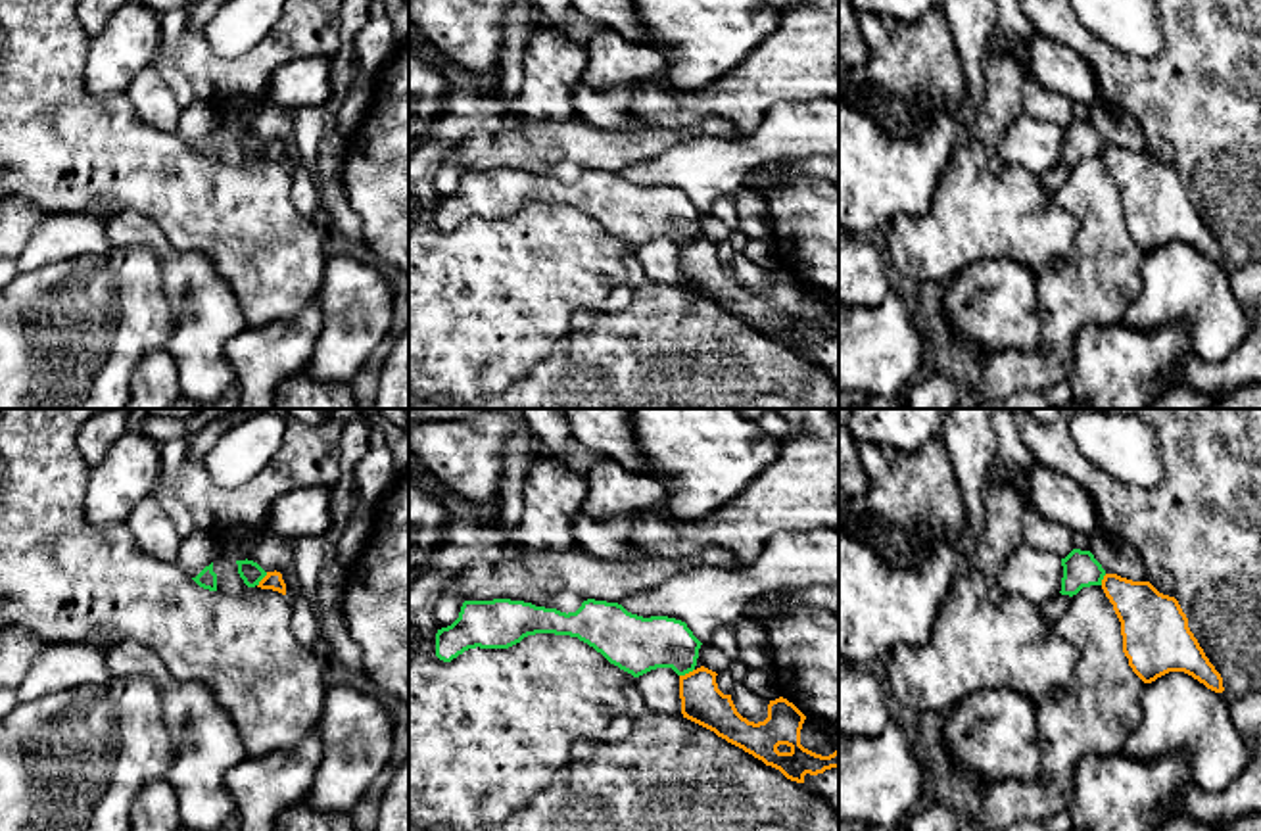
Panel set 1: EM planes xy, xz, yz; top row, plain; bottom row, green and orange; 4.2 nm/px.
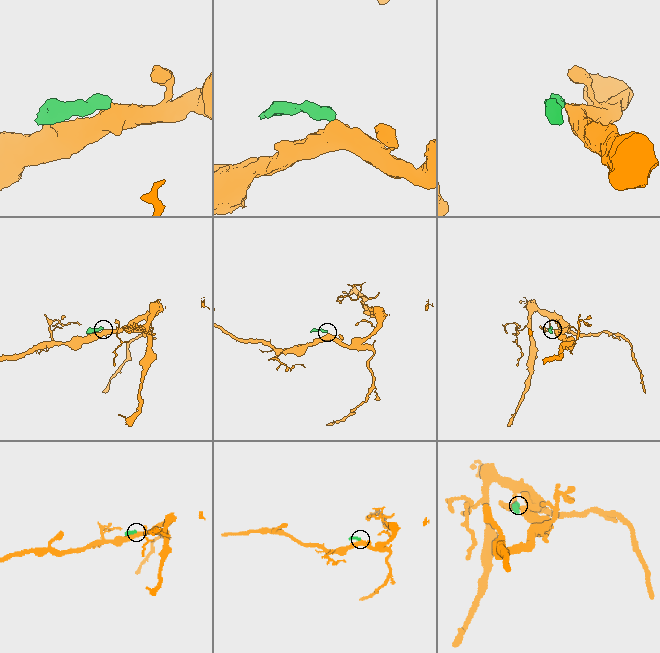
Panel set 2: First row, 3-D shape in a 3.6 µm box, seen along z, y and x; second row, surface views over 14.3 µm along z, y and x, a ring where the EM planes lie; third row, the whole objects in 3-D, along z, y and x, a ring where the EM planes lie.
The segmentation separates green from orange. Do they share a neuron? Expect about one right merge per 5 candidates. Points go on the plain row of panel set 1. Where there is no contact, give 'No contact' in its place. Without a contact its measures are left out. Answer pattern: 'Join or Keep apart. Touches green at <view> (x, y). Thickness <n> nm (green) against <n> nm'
Keep apart. Touches green at xz (686, 242). Thickness 240 nm (green) against 180 nm

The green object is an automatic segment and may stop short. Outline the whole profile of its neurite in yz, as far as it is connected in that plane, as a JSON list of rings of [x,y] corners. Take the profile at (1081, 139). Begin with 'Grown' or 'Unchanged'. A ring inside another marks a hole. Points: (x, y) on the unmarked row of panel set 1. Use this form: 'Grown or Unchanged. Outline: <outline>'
Unchanged. Outline: [[[1073,119],[1065,129],[1061,129],[1063,148],[1061,165],[1077,165],[1083,157],[1102,155],[1106,140],[1094,129],[1090,121]]]

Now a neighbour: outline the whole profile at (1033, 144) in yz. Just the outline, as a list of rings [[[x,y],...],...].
[[[1023,111],[1006,132],[998,152],[1006,165],[1017,165],[1040,177],[1059,165],[1061,148],[1063,136],[1058,125]]]

